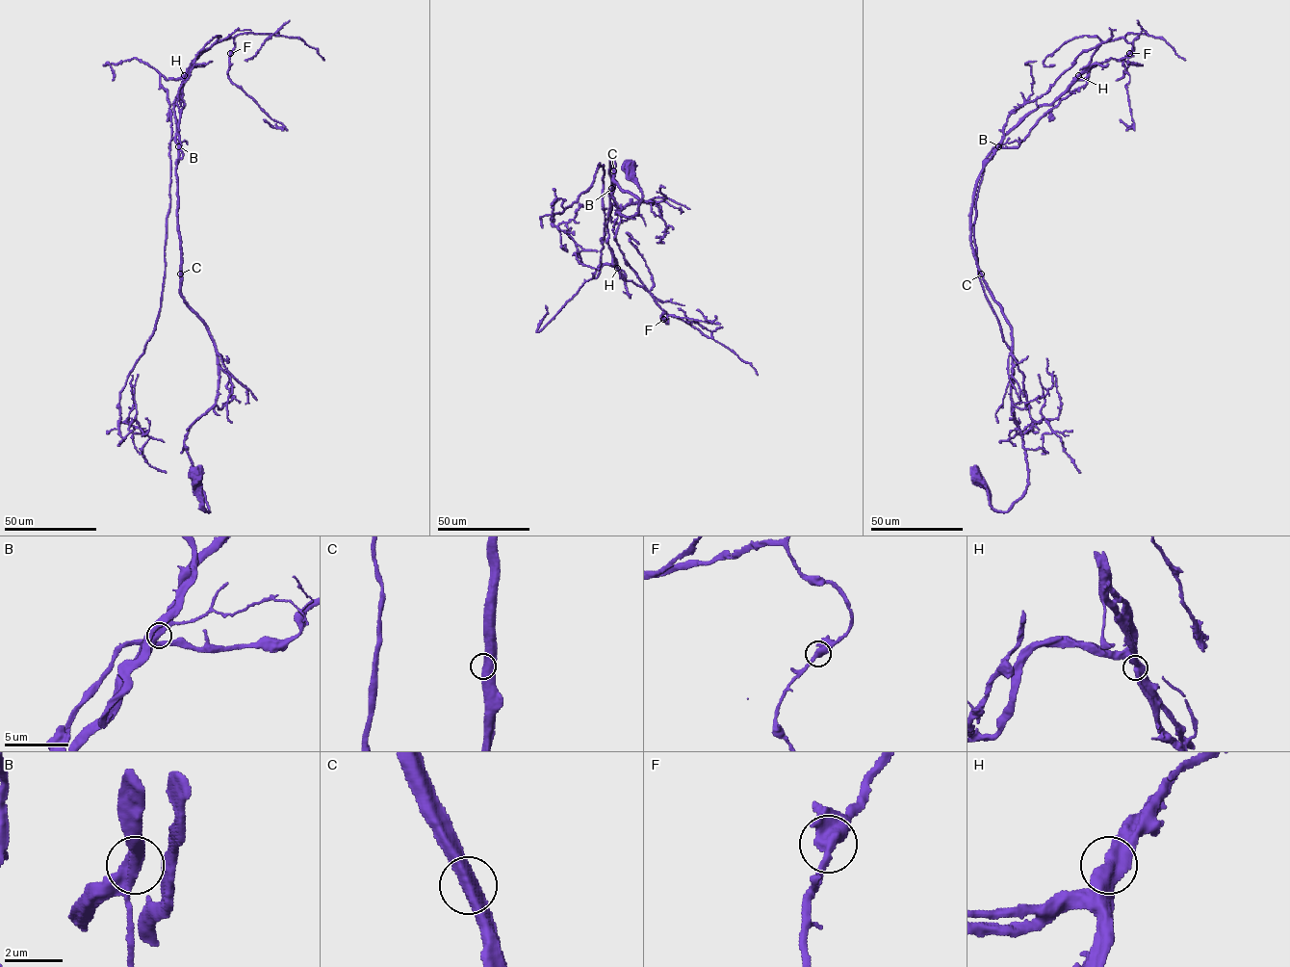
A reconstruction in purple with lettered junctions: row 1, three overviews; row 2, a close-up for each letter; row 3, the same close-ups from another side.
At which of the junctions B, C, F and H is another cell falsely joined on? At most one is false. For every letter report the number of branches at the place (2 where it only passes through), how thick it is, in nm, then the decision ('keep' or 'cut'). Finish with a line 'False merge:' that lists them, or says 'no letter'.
B: branches 2; calibre 500 nm; keep
C: branches 2; calibre 550 nm; keep
F: branches 2; calibre 550 nm; keep
H: branches 2; calibre 550 nm; cut
False merge: H

